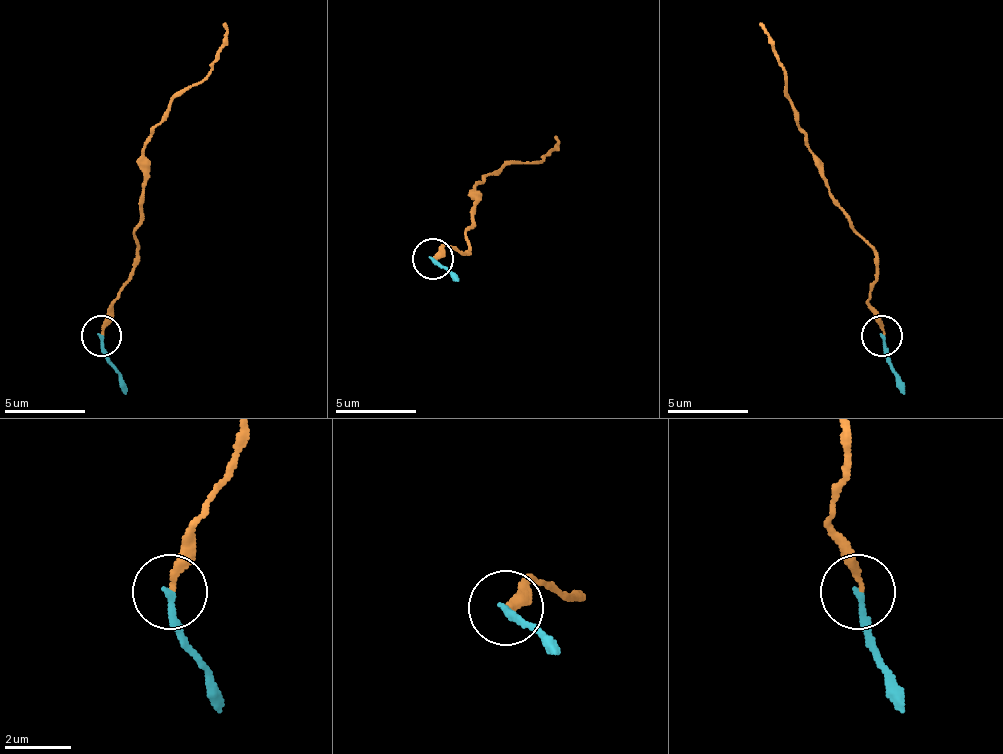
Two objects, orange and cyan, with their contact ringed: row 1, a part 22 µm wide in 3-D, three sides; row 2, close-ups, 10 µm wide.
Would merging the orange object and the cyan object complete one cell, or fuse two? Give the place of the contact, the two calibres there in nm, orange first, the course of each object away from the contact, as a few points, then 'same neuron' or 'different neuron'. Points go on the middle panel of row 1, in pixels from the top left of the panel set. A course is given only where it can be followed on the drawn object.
place (433, 258); calibres 190 and 200 nm; course orange (434, 261), (446, 245), (462, 253), (466, 249), (478, 184), (507, 164), (539, 164), (556, 148), (556, 135); course cyan (434, 257), (458, 282); different neuron

